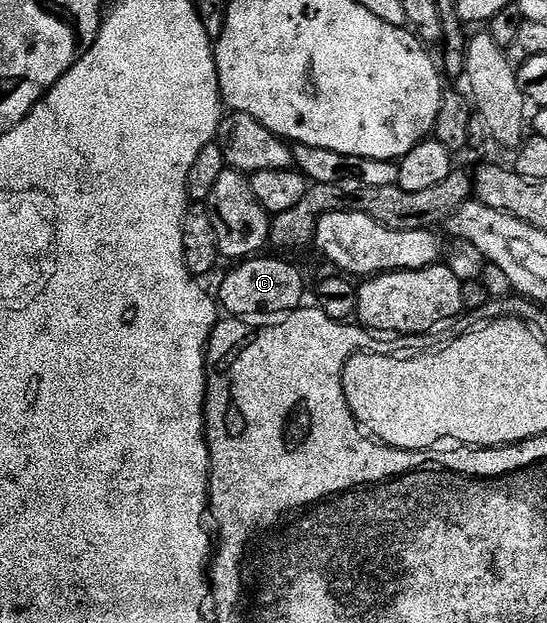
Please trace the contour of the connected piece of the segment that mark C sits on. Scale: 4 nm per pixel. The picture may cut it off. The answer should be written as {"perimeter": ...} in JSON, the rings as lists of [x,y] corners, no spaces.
{"perimeter":[[[256,256],[254,258],[248,258],[246,260],[240,261],[238,265],[236,265],[236,266],[239,266],[236,268],[236,270],[231,270],[228,272],[227,275],[224,276],[223,283],[221,283],[219,286],[219,294],[217,293],[217,302],[218,302],[218,305],[222,307],[224,311],[226,311],[226,313],[227,313],[227,310],[229,313],[231,313],[228,315],[230,315],[232,319],[247,320],[247,319],[251,319],[255,317],[257,314],[279,314],[275,316],[283,316],[283,315],[286,315],[287,313],[290,313],[292,310],[298,309],[304,303],[302,302],[303,300],[303,274],[302,272],[299,271],[297,267],[290,266],[290,264],[287,262],[282,262],[282,260],[279,258],[267,258],[267,257],[268,256]]]}

